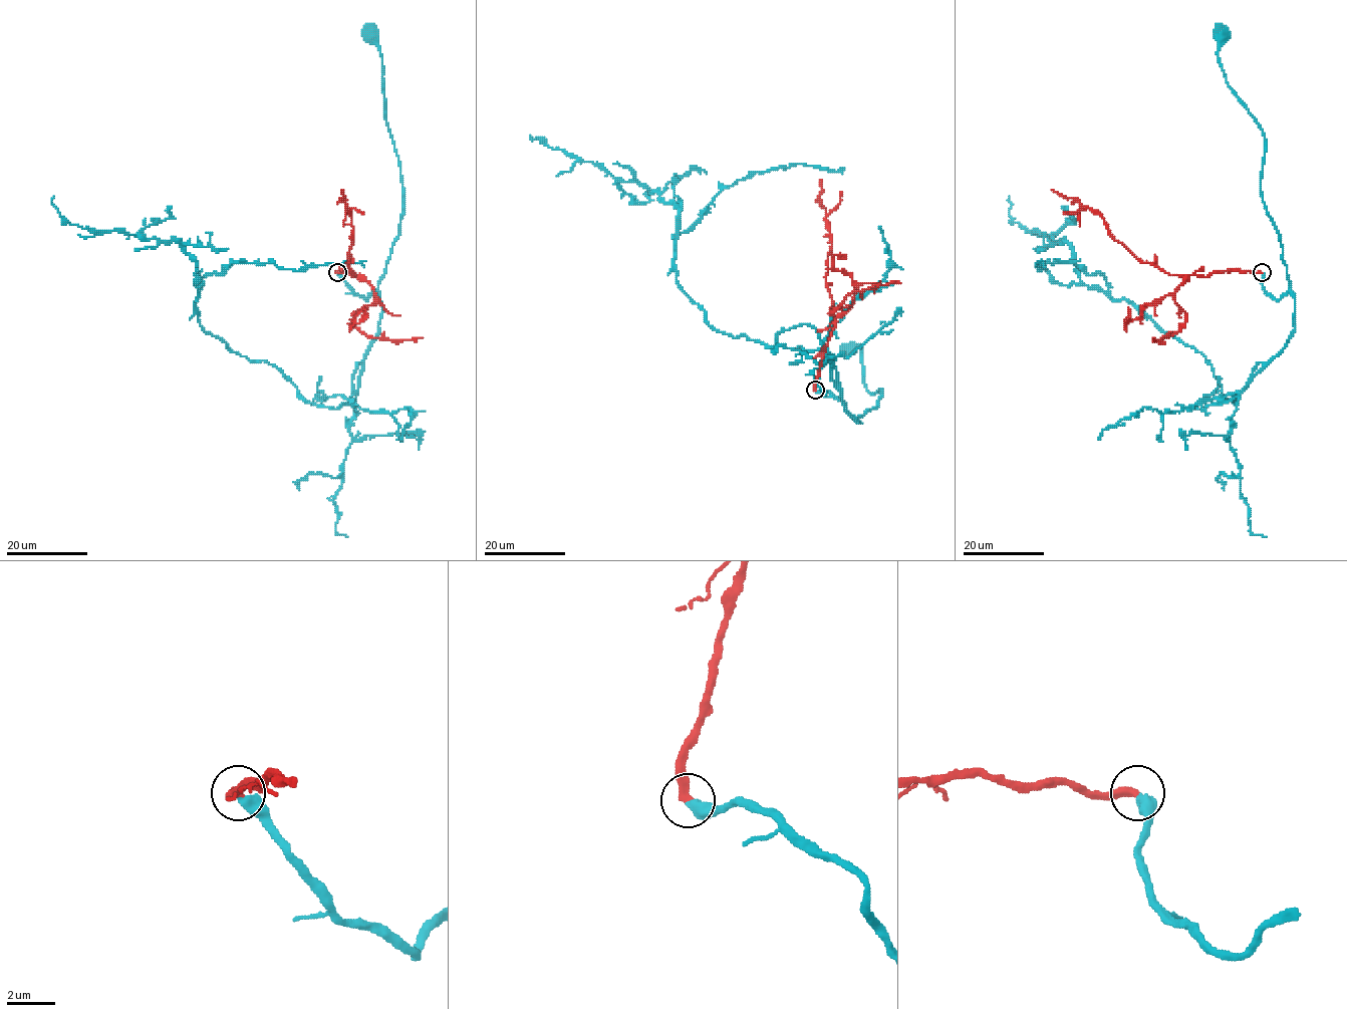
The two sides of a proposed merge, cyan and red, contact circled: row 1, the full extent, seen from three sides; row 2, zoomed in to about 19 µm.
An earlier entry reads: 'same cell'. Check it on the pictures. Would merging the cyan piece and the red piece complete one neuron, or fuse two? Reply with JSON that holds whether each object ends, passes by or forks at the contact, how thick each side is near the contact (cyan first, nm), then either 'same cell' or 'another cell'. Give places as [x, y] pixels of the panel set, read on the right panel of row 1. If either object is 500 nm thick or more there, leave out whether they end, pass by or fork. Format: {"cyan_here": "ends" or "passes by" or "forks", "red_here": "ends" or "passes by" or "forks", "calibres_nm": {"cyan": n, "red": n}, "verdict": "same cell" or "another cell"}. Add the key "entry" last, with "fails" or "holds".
{"calibres_nm": {"cyan": 500, "red": 360}, "verdict": "same cell", "entry": "holds"}

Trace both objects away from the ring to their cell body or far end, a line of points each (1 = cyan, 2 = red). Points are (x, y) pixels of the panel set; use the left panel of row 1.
1: (336, 272), (366, 299), (383, 274), (399, 232), (400, 167), (385, 119), (382, 60), (368, 33)
2: (336, 272), (346, 270), (353, 276), (356, 274), (348, 264), (353, 238), (352, 219), (341, 198), (342, 189)

